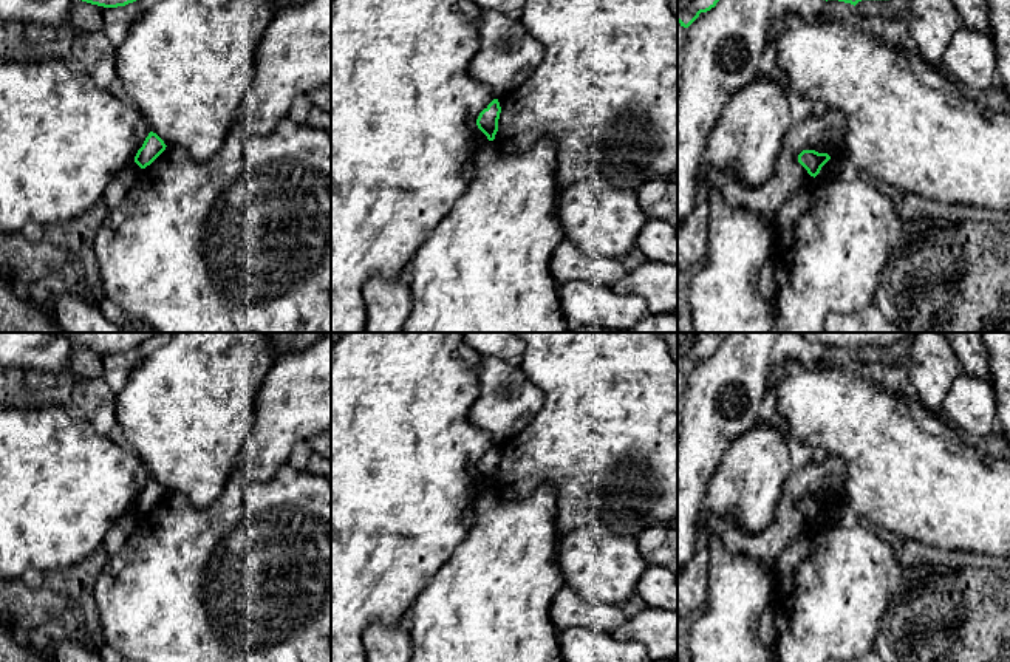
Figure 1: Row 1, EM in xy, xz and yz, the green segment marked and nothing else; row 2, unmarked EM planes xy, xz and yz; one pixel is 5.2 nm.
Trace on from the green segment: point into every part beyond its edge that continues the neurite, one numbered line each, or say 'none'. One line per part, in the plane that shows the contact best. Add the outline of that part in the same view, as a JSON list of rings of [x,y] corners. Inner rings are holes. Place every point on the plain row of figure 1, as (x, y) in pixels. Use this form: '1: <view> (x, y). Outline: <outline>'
none

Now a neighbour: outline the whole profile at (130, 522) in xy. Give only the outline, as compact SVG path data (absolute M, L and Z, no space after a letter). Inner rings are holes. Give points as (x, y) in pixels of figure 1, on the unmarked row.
M133 507L113 526L113 529L102 540L102 548L110 558L116 551L121 549L127 537L138 531L142 521L142 515Z

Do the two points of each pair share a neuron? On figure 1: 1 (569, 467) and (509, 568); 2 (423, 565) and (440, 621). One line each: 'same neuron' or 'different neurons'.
1: different neurons
2: different neurons

